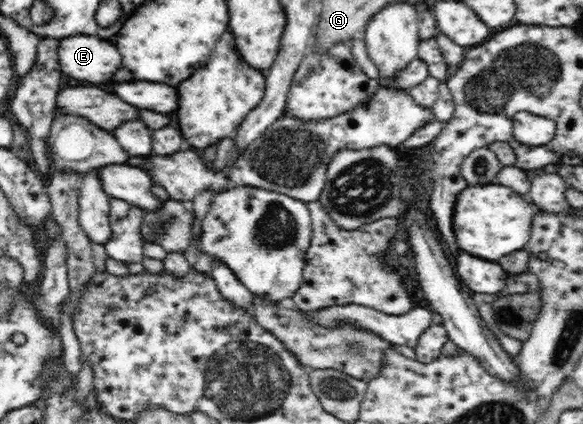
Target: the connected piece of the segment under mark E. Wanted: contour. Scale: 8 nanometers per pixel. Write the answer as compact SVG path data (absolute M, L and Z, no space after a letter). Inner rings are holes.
M69 36L59 42L58 52L61 72L90 84L105 84L123 68L117 48L97 36Z

